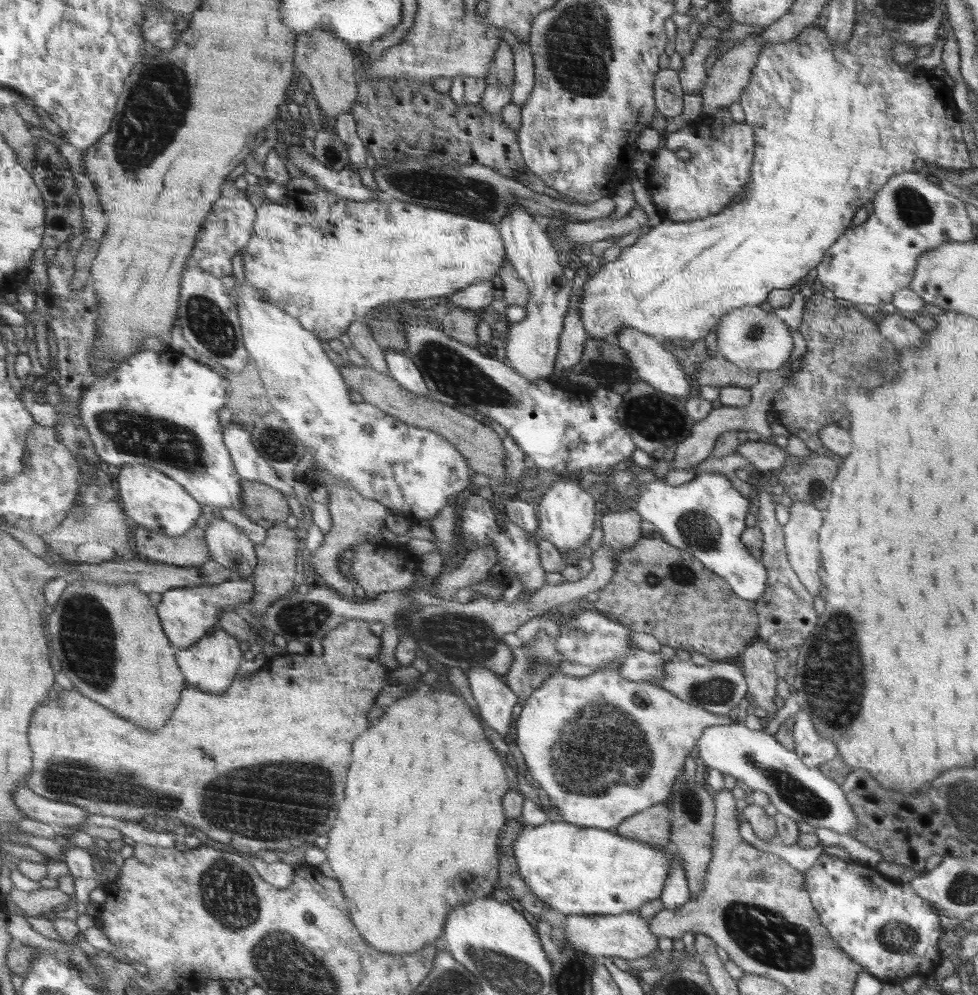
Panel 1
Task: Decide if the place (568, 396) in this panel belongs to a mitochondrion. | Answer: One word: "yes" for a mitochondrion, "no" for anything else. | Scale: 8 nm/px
no

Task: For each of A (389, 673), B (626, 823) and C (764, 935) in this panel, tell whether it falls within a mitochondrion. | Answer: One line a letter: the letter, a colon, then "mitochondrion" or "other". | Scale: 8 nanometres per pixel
A: other
B: other
C: mitochondrion

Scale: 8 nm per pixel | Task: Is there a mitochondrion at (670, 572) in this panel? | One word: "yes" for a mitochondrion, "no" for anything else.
yes

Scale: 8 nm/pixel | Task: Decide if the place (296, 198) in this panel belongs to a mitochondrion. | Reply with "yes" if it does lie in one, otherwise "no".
no

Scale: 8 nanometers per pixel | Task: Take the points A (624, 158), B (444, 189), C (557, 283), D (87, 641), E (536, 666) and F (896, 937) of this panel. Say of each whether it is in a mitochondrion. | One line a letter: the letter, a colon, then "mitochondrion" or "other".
A: other
B: mitochondrion
C: other
D: mitochondrion
E: mitochondrion
F: mitochondrion

